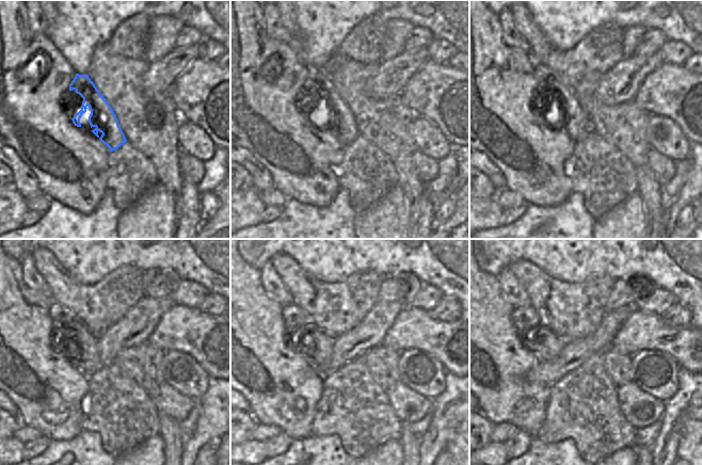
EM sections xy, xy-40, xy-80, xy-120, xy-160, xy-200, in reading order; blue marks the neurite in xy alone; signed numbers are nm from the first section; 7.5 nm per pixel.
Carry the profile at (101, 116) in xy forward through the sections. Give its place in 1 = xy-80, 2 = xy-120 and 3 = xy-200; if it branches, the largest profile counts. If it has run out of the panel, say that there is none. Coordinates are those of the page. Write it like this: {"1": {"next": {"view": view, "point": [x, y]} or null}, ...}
{"1": {"next": {"view": "xy-80", "point": [548, 89]}}, "2": {"next": {"view": "xy-120", "point": [69, 337]}}, "3": {"next": {"view": "xy-200", "point": [535, 336]}}}

